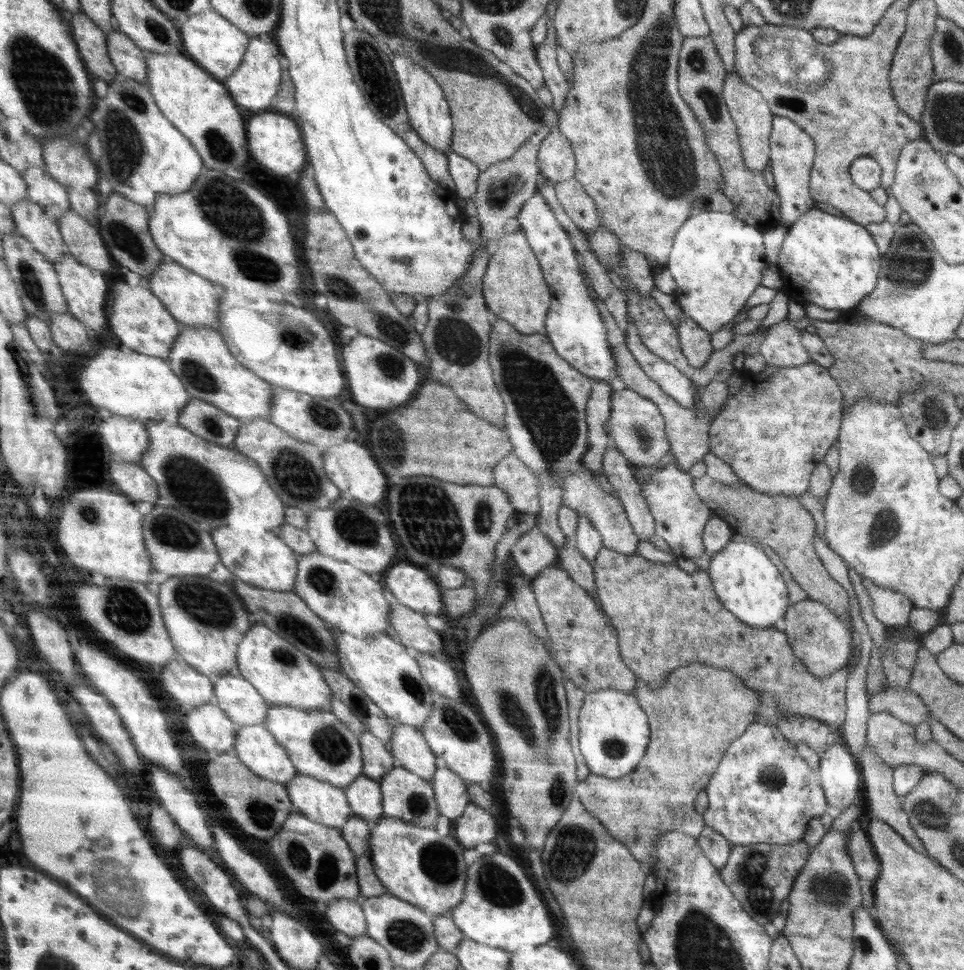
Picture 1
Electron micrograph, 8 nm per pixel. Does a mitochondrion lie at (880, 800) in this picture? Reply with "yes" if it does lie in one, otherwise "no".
no

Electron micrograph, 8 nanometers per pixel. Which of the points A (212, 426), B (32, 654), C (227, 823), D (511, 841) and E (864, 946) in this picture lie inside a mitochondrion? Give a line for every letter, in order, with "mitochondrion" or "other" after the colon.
A: mitochondrion
B: other
C: other
D: other
E: mitochondrion

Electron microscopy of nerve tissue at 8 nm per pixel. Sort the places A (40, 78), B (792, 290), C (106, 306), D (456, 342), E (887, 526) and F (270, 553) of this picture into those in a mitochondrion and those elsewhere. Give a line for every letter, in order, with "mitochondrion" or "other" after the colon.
A: mitochondrion
B: other
C: other
D: mitochondrion
E: mitochondrion
F: other

